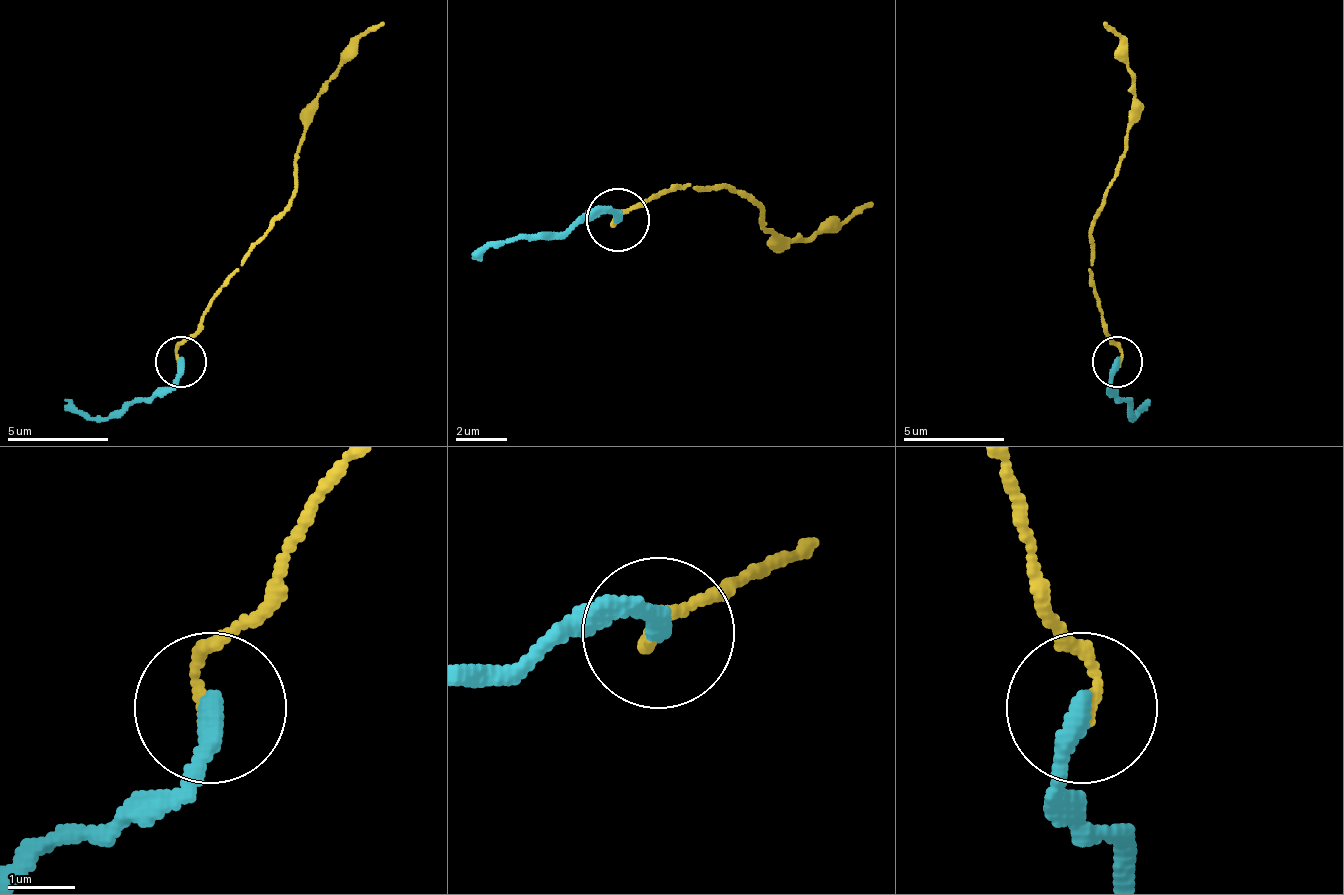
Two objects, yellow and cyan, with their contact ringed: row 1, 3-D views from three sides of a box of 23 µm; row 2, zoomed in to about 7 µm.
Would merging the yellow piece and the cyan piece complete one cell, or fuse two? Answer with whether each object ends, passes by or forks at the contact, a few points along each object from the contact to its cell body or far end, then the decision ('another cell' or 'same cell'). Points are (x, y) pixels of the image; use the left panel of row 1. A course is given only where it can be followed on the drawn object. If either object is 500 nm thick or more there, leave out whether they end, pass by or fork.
yellow ends; cyan ends; course yellow (177, 363), (177, 348), (217, 287), (268, 231), (293, 196), (303, 110), (349, 49), (384, 24); course cyan (182, 363), (167, 388), (106, 419), (86, 419), (65, 398); another cell

